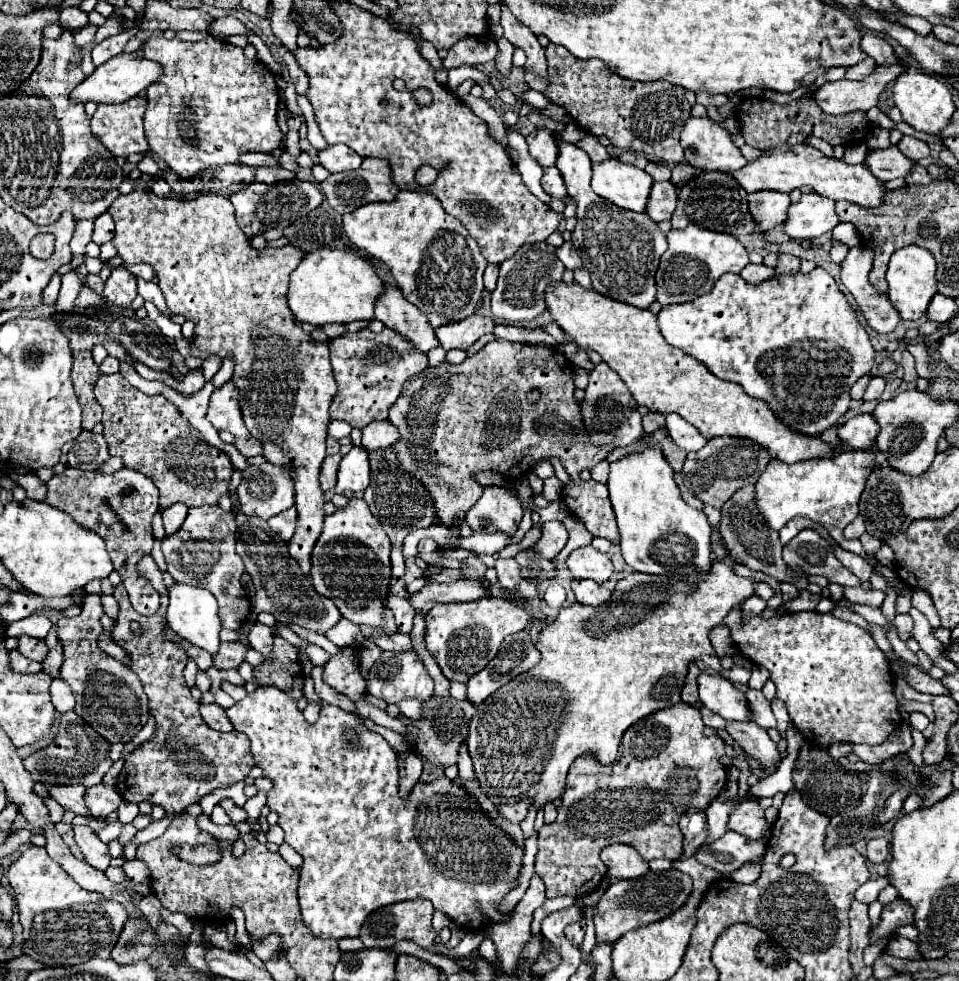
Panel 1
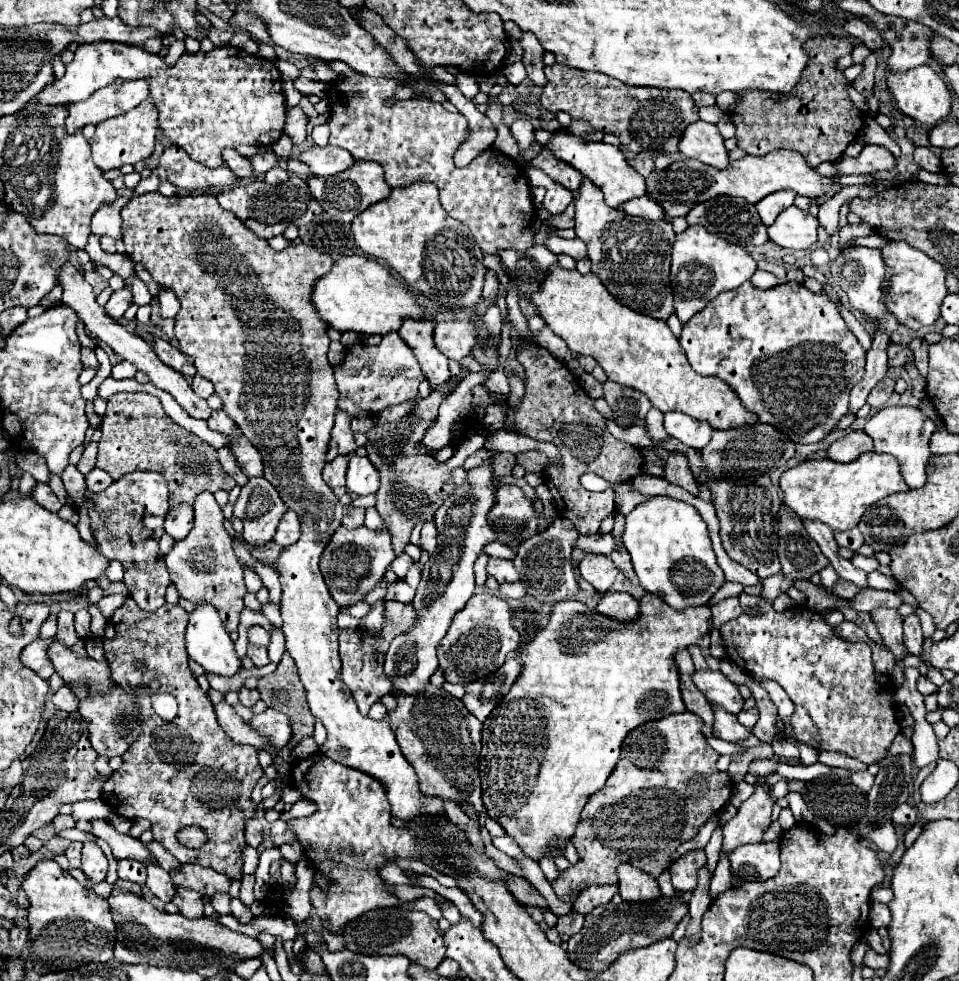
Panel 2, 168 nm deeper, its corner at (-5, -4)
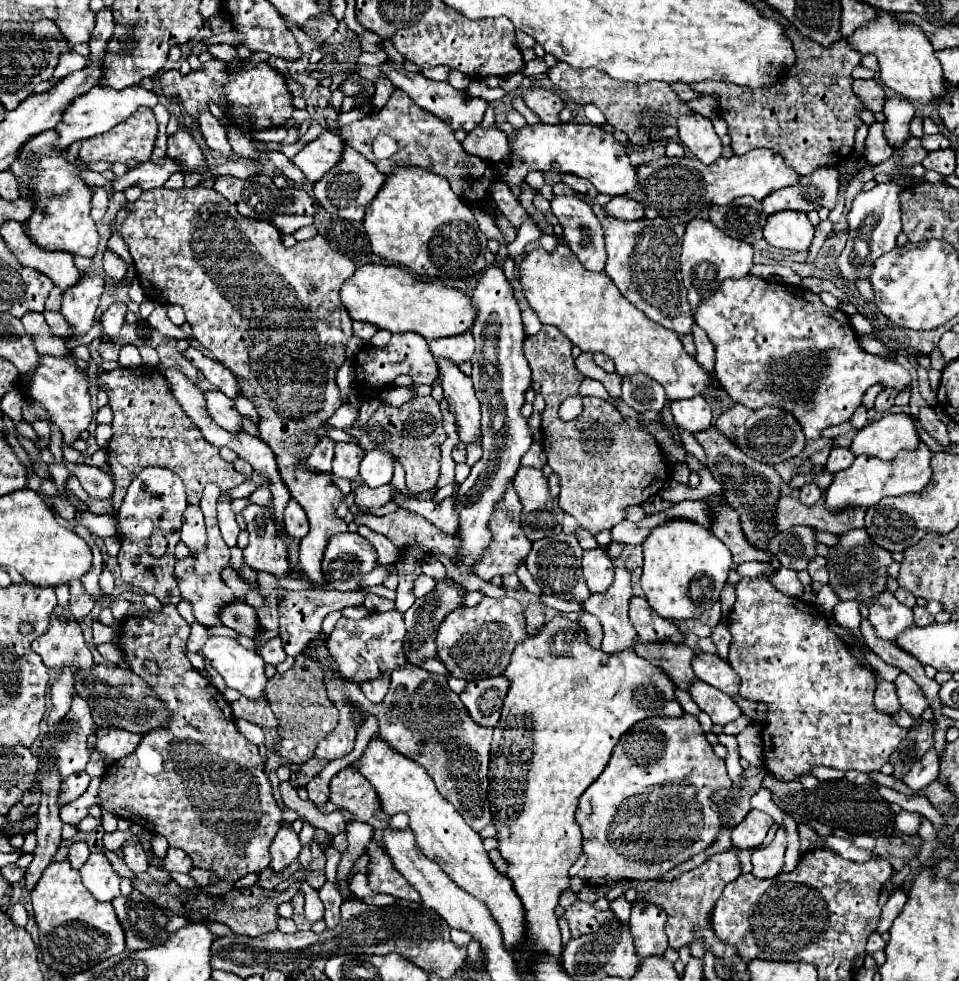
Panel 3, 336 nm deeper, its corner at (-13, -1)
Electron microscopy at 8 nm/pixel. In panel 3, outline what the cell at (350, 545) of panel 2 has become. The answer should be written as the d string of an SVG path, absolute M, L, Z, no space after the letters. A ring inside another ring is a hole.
M358 533L334 535L322 559L326 583L338 591L356 591L362 575L376 567L376 549Z

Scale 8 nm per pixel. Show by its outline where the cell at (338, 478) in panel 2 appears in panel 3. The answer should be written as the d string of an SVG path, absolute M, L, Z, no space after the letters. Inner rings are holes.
M336 443L334 447L334 475L344 479L356 479L358 477L358 465L364 457L362 447L356 443Z

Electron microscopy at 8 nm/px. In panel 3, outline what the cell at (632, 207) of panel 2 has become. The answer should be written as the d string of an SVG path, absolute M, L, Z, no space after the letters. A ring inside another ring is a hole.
M616 197L610 203L606 203L602 209L608 211L614 219L622 219L622 221L636 221L644 217L644 207L638 201L626 197Z

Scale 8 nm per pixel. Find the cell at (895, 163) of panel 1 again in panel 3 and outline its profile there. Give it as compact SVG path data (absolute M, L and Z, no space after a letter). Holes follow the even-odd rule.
M872 123L872 125L870 125L864 147L866 147L864 159L866 159L868 163L872 163L872 165L878 165L878 163L886 161L886 159L892 155L892 147L886 143L880 123Z

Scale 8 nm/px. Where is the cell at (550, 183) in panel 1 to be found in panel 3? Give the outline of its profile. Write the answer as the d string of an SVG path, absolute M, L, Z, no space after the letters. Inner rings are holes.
M552 197L552 211L564 227L566 245L590 271L604 271L606 247L604 229L592 207L576 197Z

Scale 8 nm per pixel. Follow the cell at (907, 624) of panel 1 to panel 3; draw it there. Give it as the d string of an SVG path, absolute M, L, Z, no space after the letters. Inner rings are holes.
M916 605L916 607L914 607L914 623L920 625L920 627L930 625L930 623L934 623L934 615L928 613L926 607L918 607L918 605Z

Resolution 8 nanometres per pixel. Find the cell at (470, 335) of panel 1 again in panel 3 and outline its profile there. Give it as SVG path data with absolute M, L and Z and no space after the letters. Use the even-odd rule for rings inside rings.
M468 333L468 335L446 337L446 339L434 339L430 343L430 351L436 359L448 359L448 361L460 365L460 363L472 359L474 337L472 337L472 333Z

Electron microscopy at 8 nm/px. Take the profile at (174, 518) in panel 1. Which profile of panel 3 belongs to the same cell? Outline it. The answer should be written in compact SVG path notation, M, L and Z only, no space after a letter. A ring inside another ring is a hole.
M188 505L184 513L184 525L182 525L182 537L180 541L190 549L190 553L202 551L206 547L206 527L204 527L204 517L200 507Z

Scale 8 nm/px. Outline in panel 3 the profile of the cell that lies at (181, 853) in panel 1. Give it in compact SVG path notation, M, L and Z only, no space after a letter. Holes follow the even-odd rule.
M164 605L160 613L122 621L120 649L130 661L132 671L146 679L168 705L172 721L168 727L144 735L132 755L106 769L98 787L98 807L144 827L152 835L166 837L170 847L186 851L196 867L214 871L222 881L238 881L248 873L258 873L270 865L270 845L282 821L280 807L272 797L272 785L264 773L258 747L236 729L232 707L226 703L222 693L186 659L184 647L188 635L190 625L178 615L176 605ZM144 659L154 661L160 667L160 673L150 675L144 669Z

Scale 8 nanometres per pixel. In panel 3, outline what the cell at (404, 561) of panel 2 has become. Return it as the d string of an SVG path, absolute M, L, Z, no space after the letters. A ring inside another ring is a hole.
M378 565L374 570L362 577L360 586L361 588L366 588L382 584L388 576L387 565Z

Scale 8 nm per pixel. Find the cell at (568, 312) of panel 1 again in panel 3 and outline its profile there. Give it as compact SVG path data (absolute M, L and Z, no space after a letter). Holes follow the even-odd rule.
M558 245L550 253L536 247L520 261L518 275L524 297L540 323L558 327L576 347L580 347L580 351L602 351L616 363L618 375L646 373L666 389L670 401L690 399L706 391L712 395L718 393L698 361L682 351L682 345L678 343L680 339L674 331L644 317L628 299L624 299L606 273L594 273L580 267L580 261L566 245Z

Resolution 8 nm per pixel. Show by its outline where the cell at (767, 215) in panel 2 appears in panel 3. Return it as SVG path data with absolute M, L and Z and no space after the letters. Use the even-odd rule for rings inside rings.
M824 167L824 169L816 169L808 177L802 177L802 183L794 187L774 191L772 195L768 195L768 199L762 201L762 207L766 215L786 209L804 211L804 213L816 211L820 207L834 209L836 193L838 193L836 169Z

